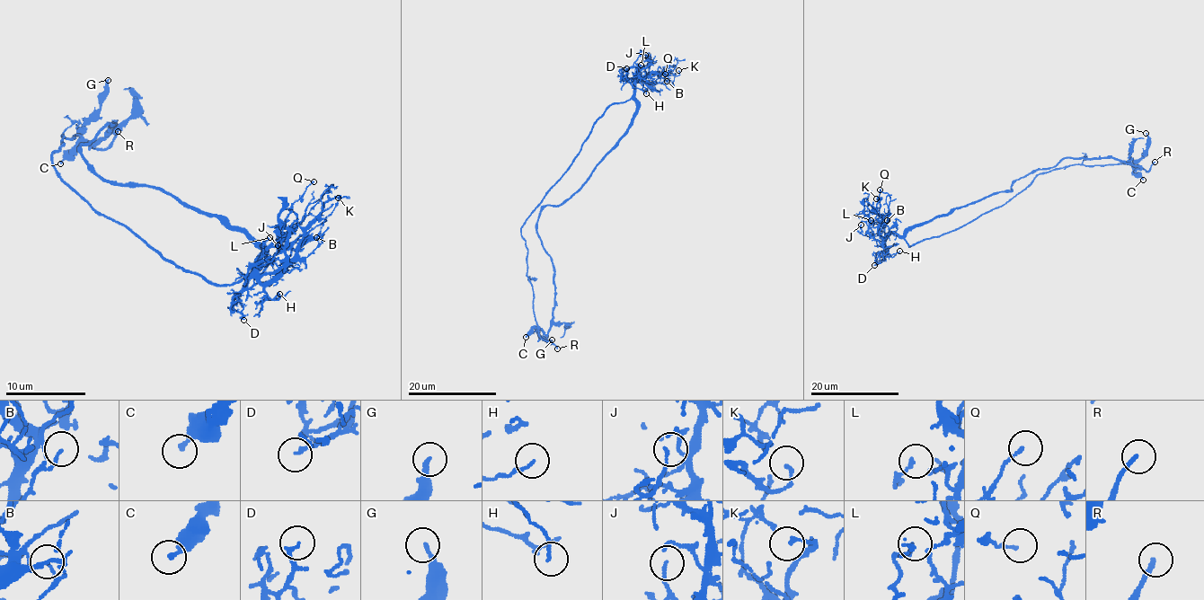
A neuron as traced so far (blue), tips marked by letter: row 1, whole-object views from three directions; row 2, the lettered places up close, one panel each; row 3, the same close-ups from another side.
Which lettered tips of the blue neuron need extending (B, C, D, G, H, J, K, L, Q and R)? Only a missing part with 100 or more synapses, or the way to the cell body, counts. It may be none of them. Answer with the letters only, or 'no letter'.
R

